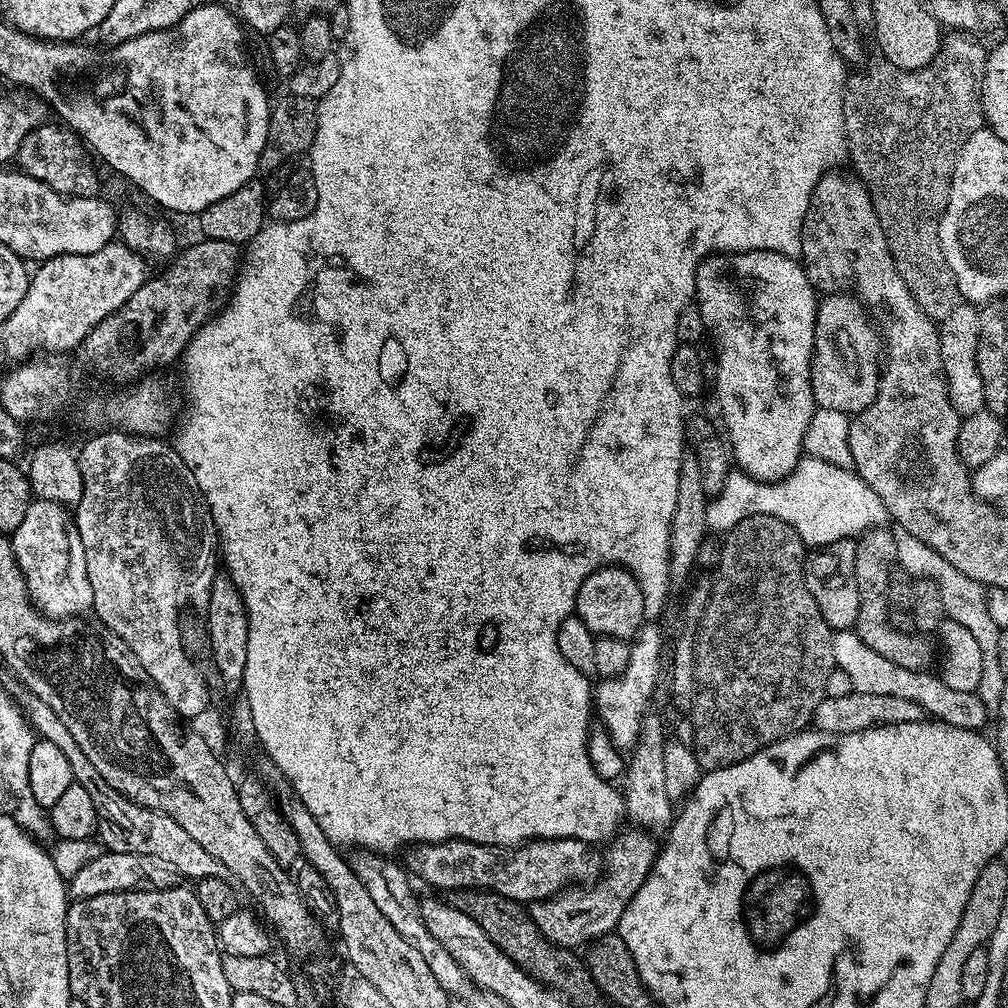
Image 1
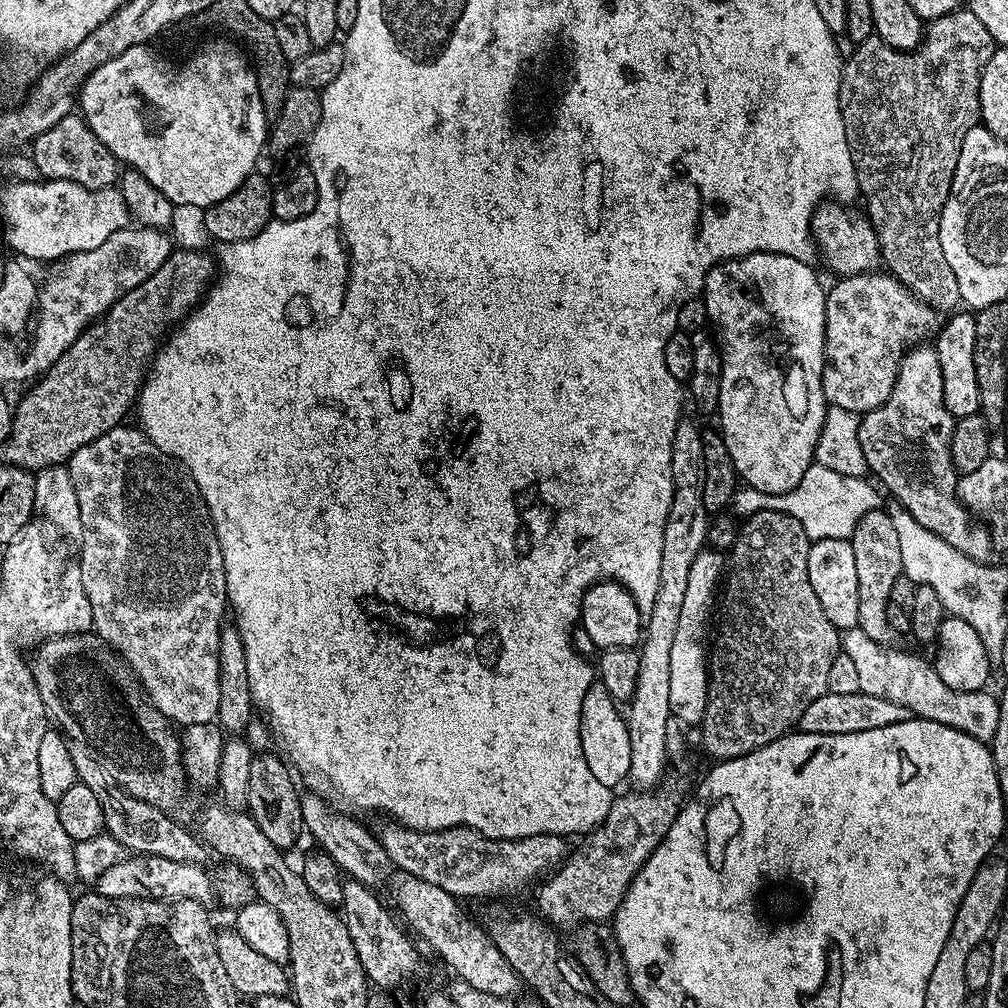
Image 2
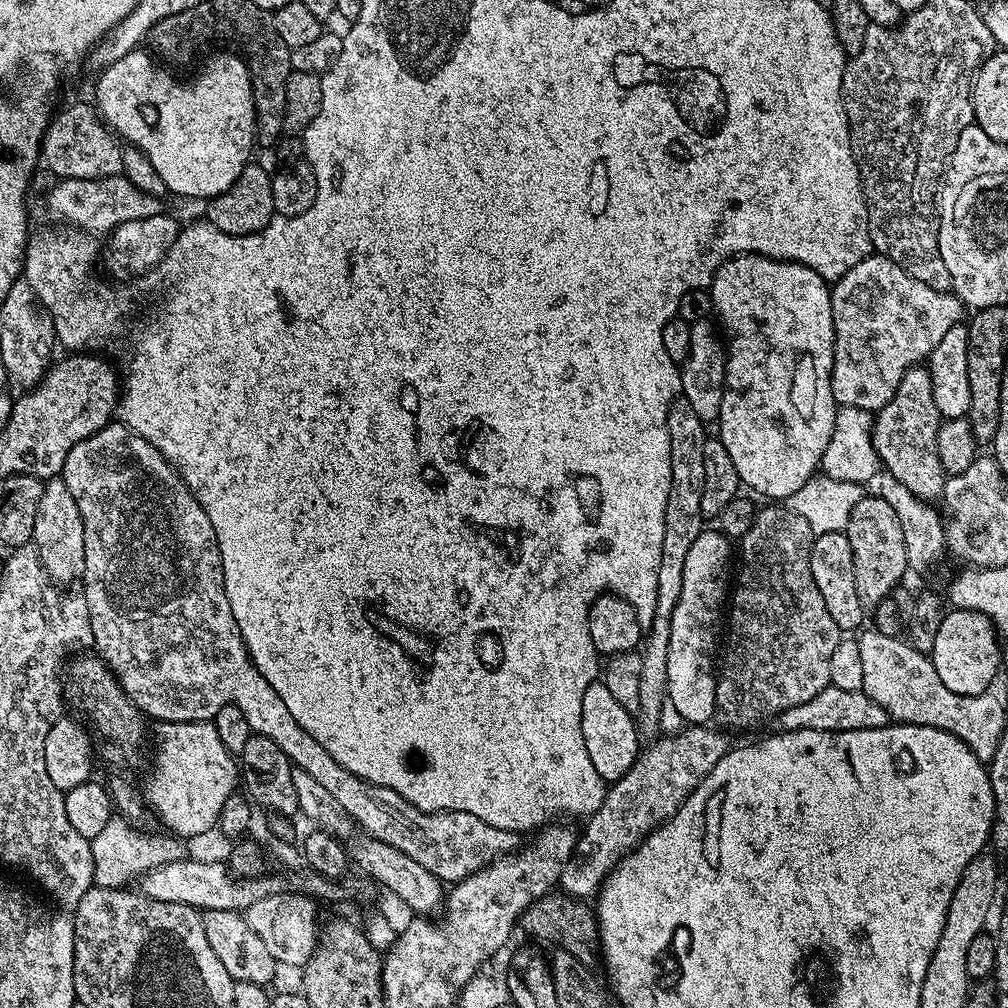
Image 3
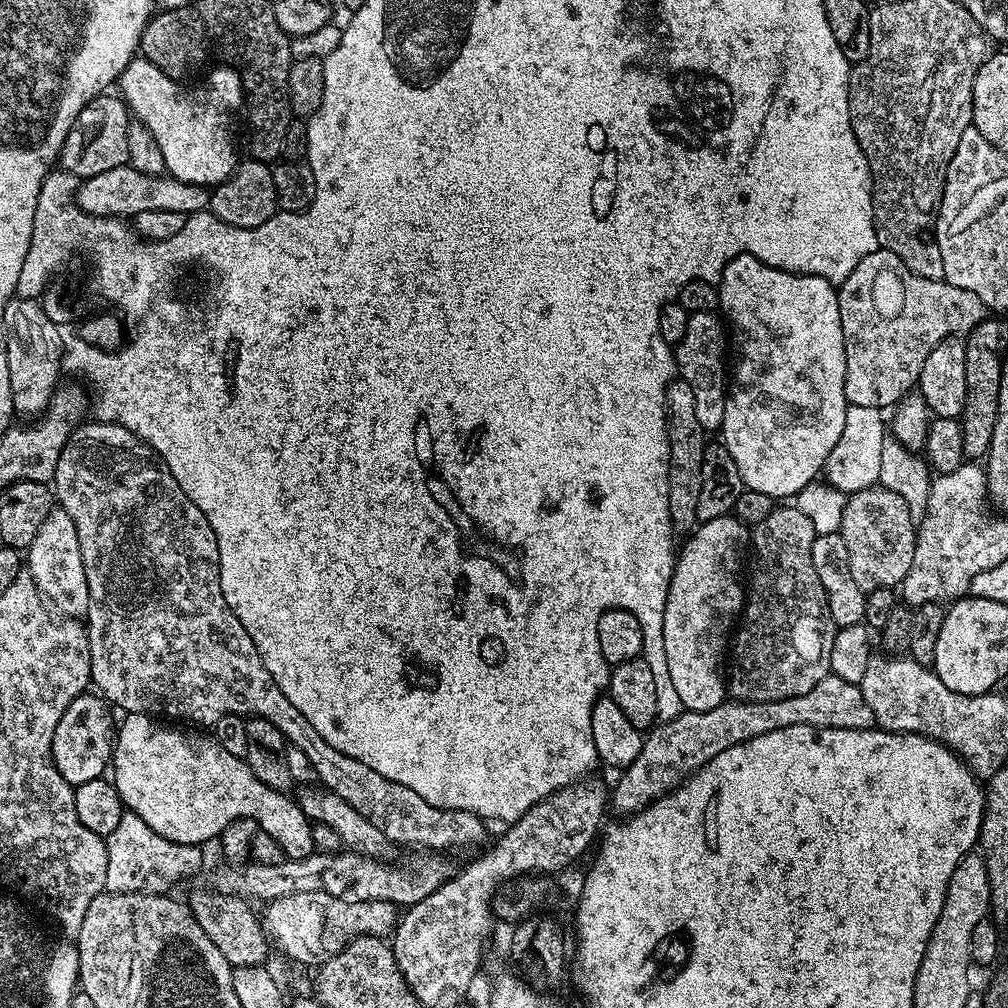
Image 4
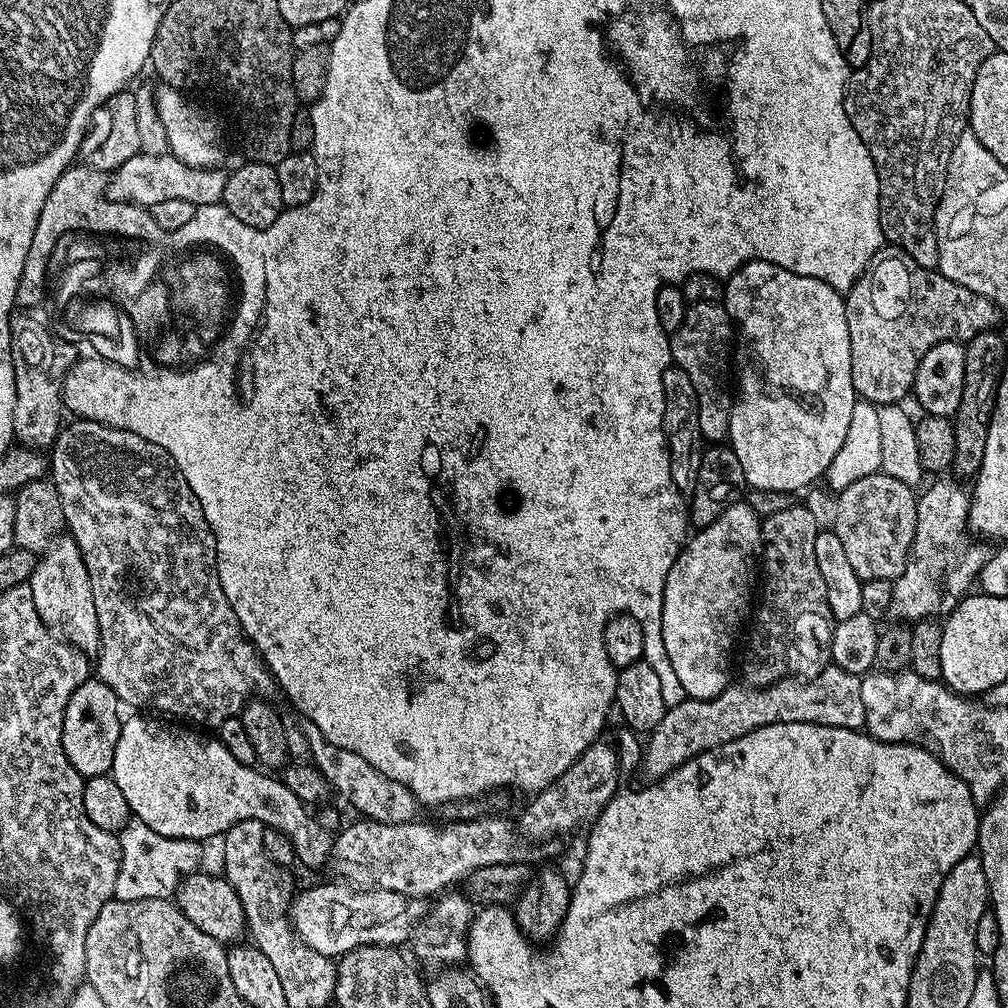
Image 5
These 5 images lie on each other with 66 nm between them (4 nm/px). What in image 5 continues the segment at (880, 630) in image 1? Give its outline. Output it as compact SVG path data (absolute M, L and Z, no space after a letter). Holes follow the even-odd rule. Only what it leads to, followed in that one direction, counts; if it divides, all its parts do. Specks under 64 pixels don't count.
M882 470L866 474L866 478L858 478L858 482L846 486L846 490L835 497L836 513L830 528L838 534L850 567L860 580L894 582L900 577L914 542L917 499L913 485L898 482L898 478Z

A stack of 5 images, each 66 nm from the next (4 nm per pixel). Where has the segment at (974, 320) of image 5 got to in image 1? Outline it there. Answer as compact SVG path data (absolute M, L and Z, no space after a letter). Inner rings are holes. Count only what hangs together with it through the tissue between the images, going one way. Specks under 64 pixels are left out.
M833 292L817 303L812 351L812 393L817 408L855 414L866 410L878 394L882 375L882 336L877 329L876 332L872 329L863 310L847 292Z

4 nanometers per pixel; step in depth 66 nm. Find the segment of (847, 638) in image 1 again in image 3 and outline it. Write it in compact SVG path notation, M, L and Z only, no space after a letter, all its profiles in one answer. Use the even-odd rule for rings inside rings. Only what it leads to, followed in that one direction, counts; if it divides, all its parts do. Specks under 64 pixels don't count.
M861 631L855 637L859 657L862 658L862 690L865 694L874 698L874 702L878 702L893 721L946 730L966 742L978 759L992 760L1006 722L1003 702L992 696L991 691L954 694L942 683L942 678L938 678L938 670L934 670L929 653L914 650L907 639L900 636L867 631Z

